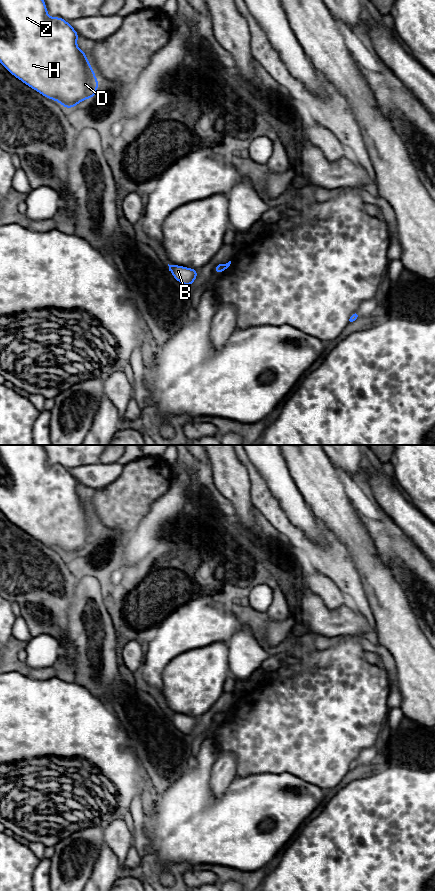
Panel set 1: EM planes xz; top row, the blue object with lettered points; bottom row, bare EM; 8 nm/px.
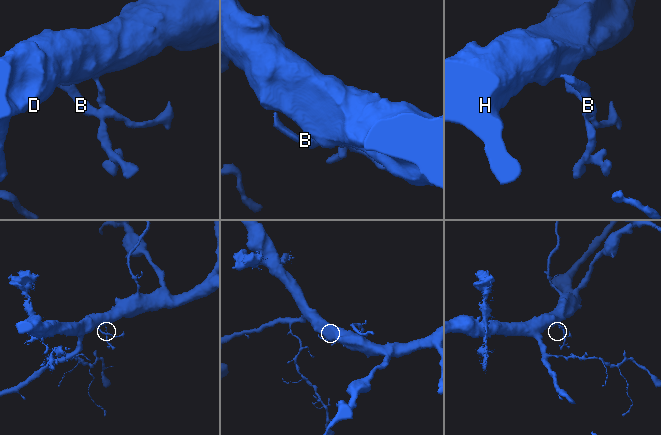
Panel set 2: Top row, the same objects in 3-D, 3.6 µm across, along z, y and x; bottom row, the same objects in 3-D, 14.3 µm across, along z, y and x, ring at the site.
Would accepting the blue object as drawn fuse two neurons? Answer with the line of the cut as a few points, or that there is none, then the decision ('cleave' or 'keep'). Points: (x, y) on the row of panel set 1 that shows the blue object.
cut in xz along (226, 264), (224, 269); cleave

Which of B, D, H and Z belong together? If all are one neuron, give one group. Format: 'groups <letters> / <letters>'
groups B / D H Z

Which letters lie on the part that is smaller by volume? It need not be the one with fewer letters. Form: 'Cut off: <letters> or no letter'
Cut off: B

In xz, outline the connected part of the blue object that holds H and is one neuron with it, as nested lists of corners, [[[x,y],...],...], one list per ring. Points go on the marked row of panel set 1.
[[[0,0],[0,63],[17,79],[66,109],[95,97],[99,82],[86,52],[77,47],[79,34],[61,17],[49,17],[44,0]]]

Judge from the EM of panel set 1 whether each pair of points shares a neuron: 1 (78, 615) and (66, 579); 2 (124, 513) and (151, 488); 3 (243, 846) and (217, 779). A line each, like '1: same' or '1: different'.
1: different
2: same
3: different

